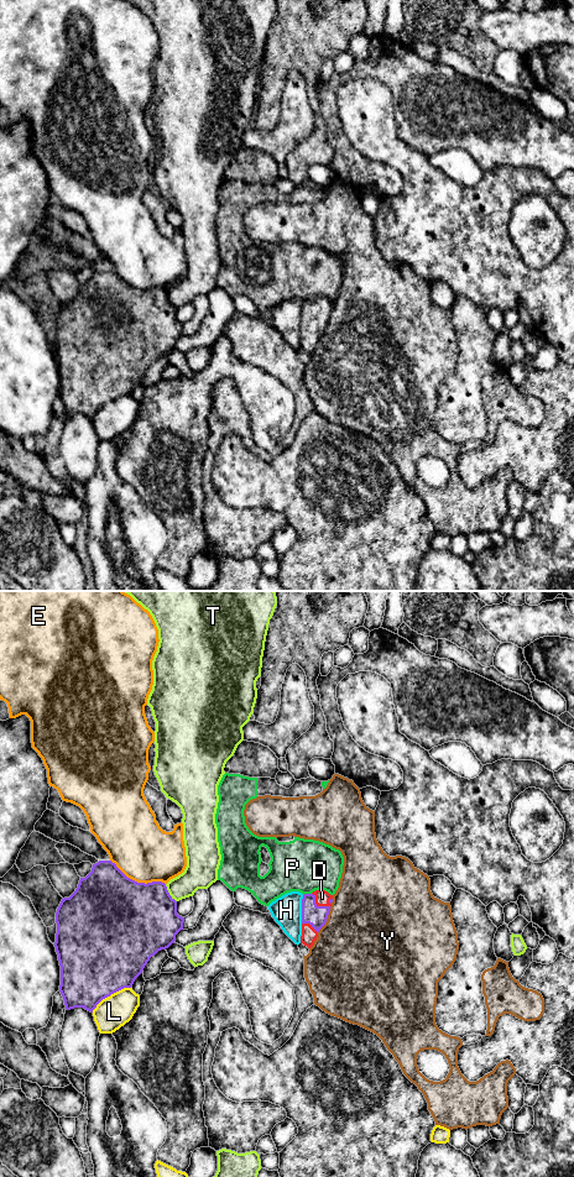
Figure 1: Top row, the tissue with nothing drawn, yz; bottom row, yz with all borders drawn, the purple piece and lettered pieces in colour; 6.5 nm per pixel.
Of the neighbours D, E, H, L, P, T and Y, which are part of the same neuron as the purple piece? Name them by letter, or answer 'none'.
D

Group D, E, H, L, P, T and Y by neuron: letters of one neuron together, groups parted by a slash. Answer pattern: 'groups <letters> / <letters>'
groups D / E / H / L / P / T / Y

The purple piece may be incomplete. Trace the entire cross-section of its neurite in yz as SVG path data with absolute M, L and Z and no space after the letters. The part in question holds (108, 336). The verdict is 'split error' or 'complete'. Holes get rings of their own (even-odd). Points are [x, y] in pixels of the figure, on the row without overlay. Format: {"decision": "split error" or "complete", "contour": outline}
{"decision": "complete", "contour": "M99 267L85 284L80 284L75 298L62 305L56 329L59 398L66 415L84 414L93 419L103 406L131 394L150 365L174 350L184 324L177 320L177 308L165 289L137 289L111 267Z"}

